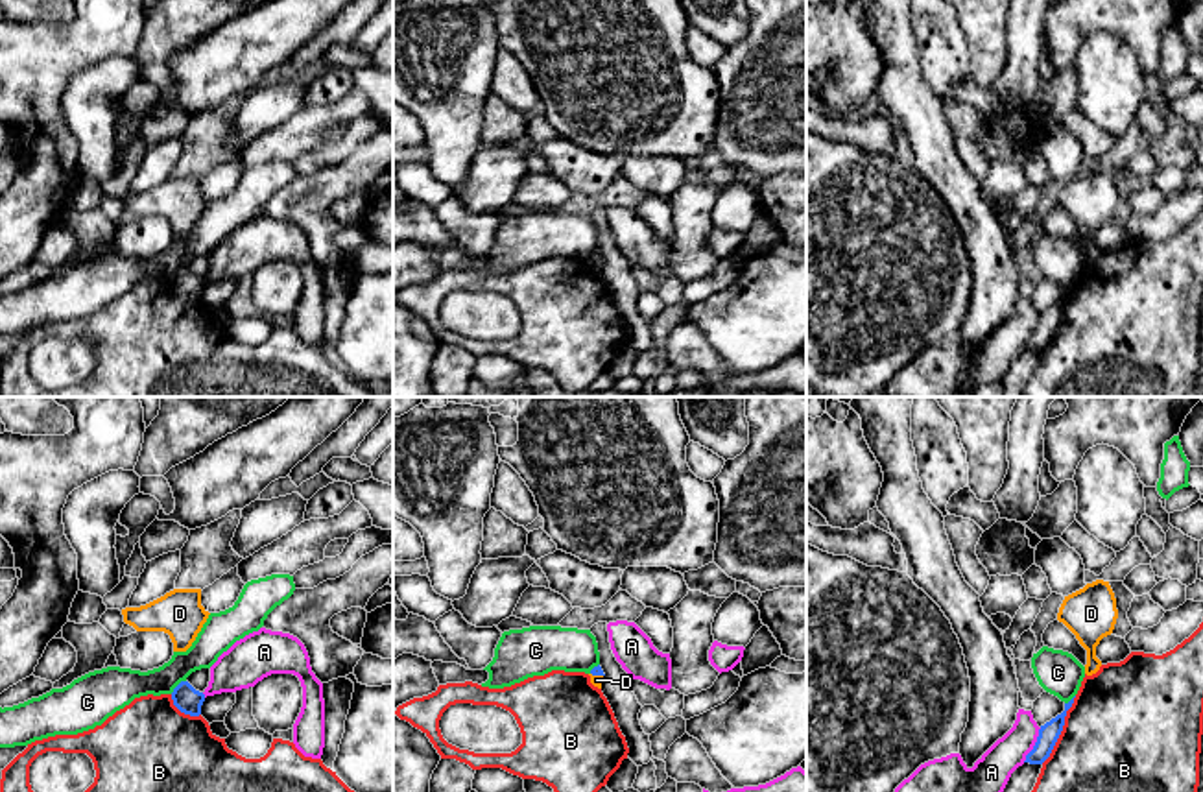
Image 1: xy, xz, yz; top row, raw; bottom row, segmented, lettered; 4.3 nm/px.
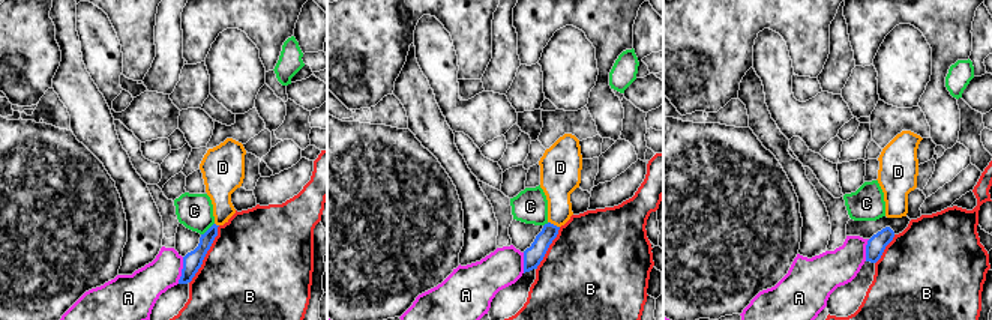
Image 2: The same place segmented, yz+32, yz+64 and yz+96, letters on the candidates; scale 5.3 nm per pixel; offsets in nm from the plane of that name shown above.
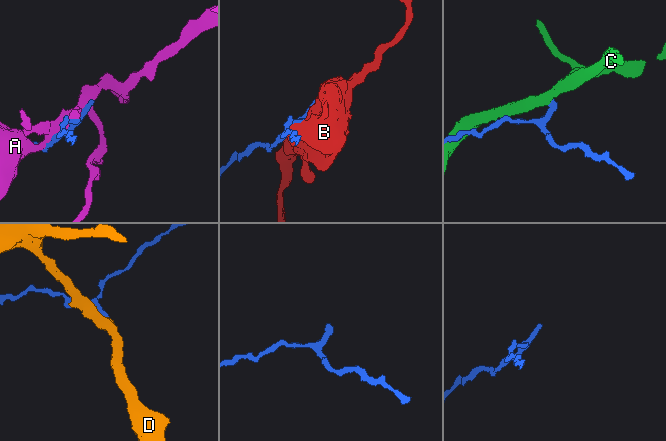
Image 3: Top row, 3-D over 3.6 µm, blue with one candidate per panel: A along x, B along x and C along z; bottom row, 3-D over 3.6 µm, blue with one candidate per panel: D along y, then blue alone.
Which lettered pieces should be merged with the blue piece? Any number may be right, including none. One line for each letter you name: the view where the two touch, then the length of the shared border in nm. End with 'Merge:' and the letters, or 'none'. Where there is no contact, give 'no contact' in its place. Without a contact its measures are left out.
D: xz | 60 nm
Merge: D

